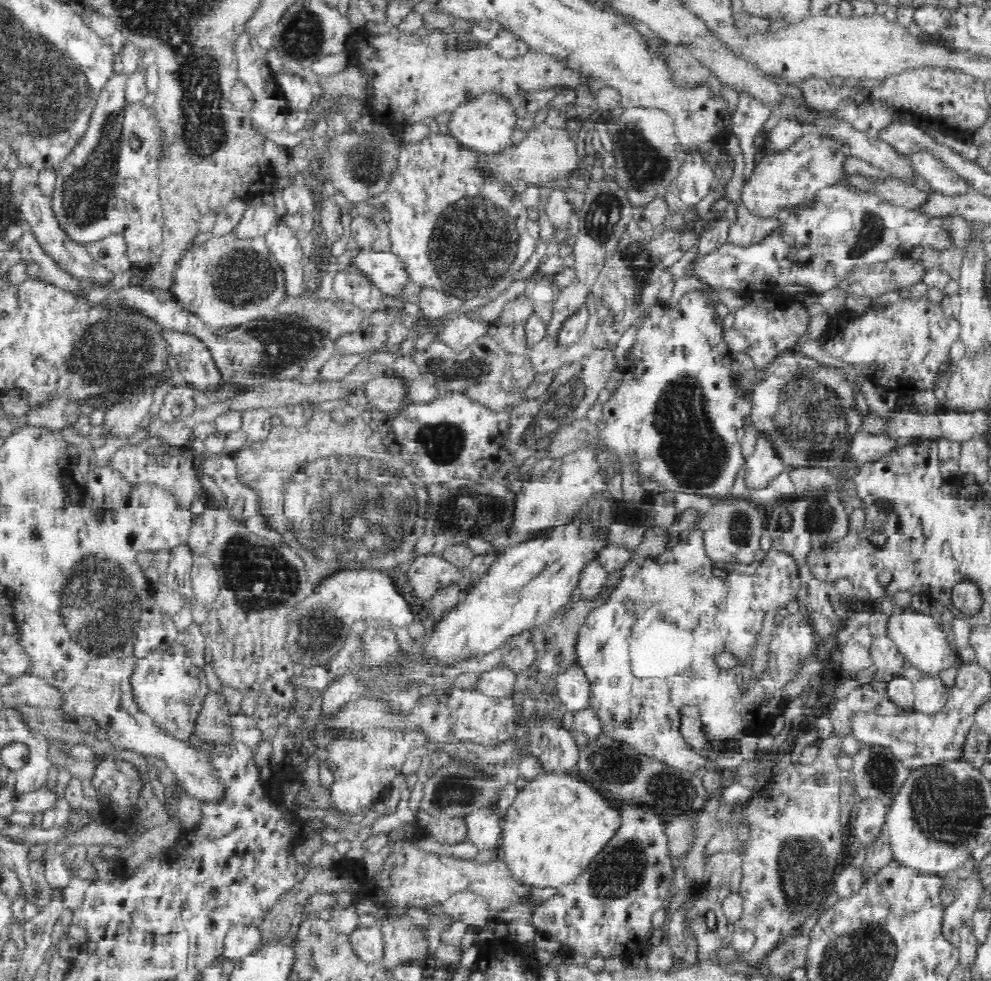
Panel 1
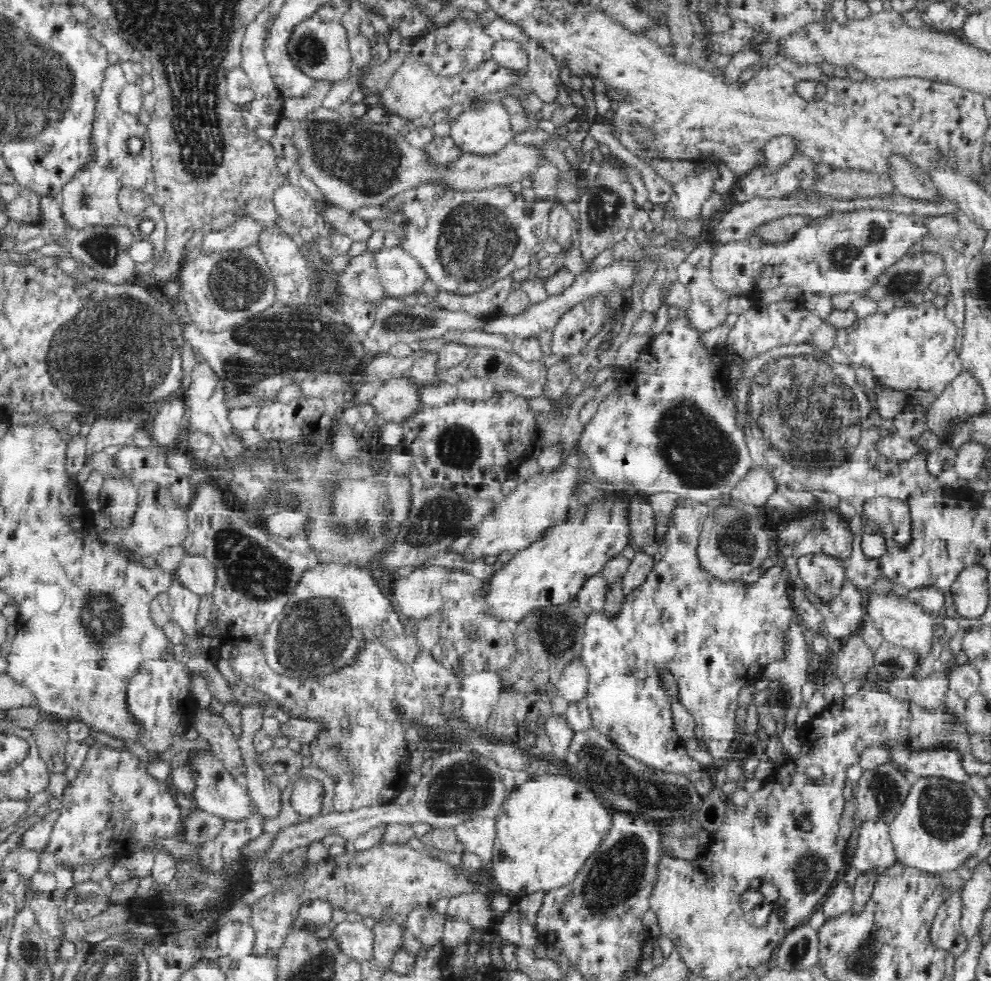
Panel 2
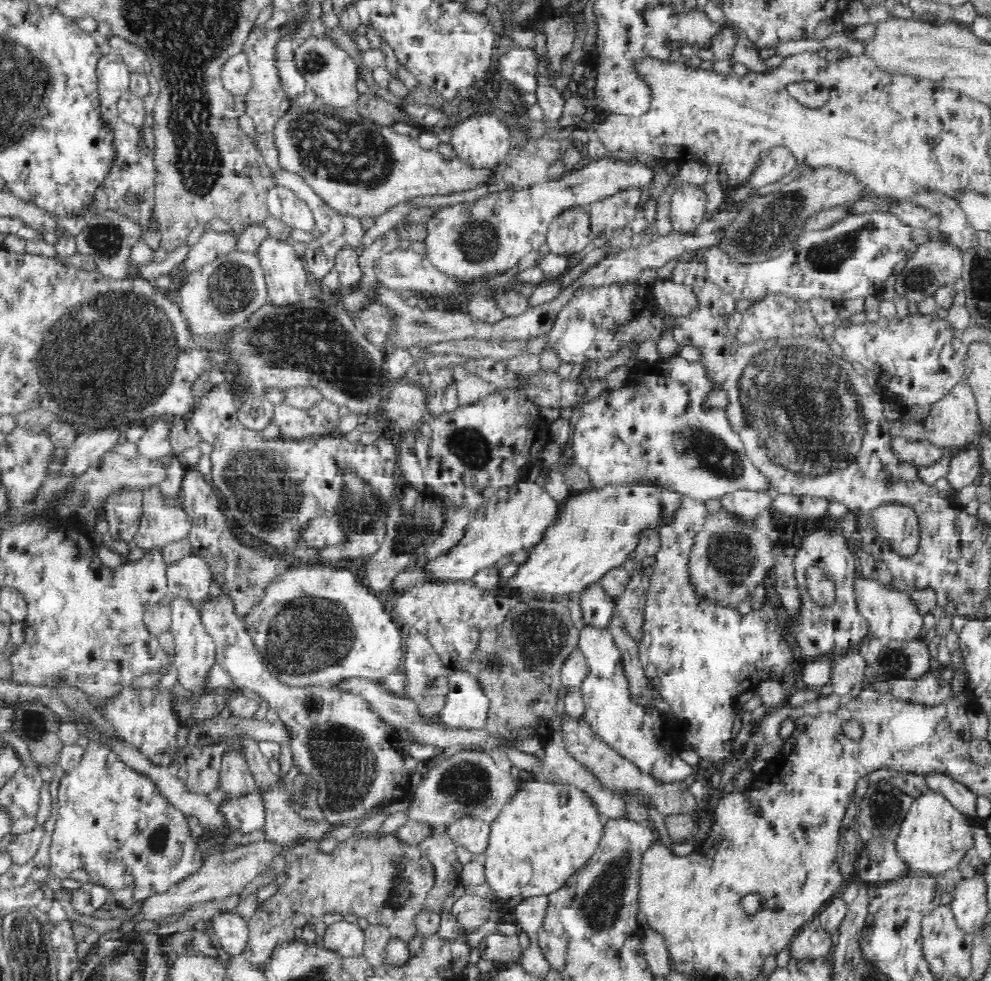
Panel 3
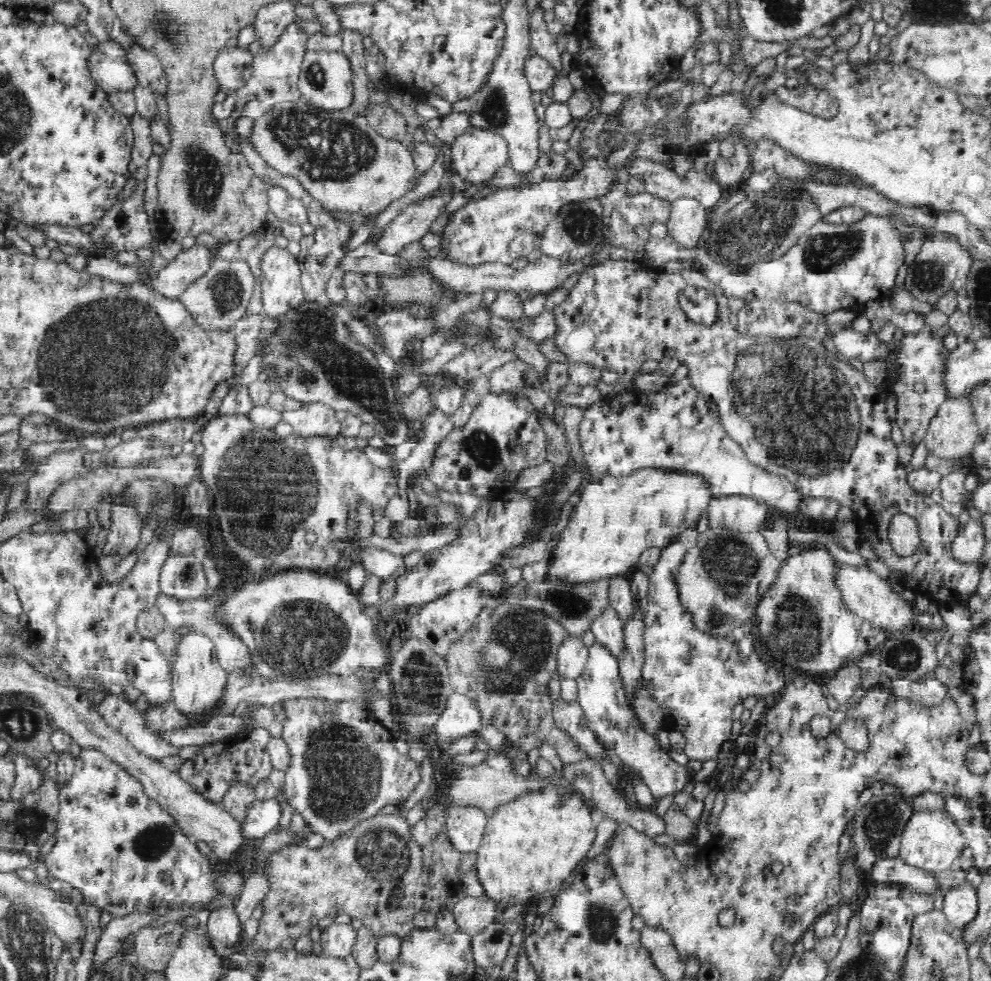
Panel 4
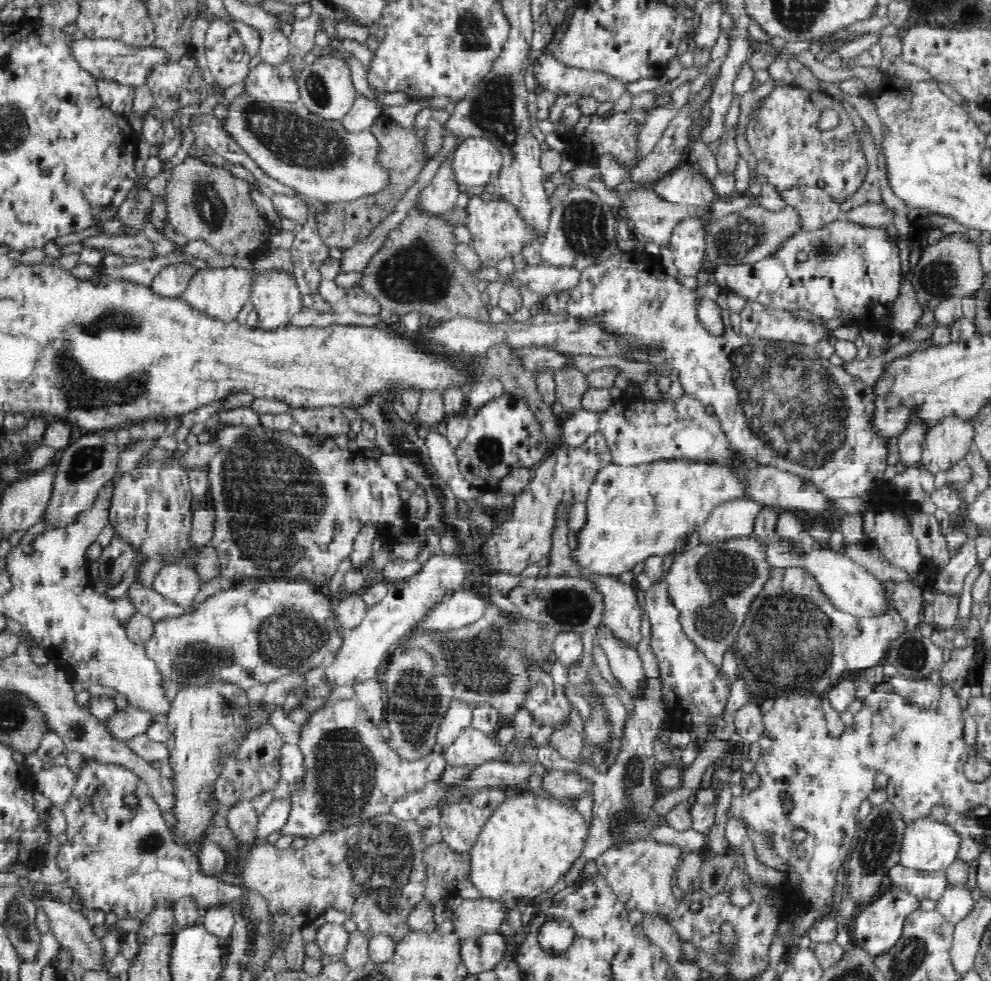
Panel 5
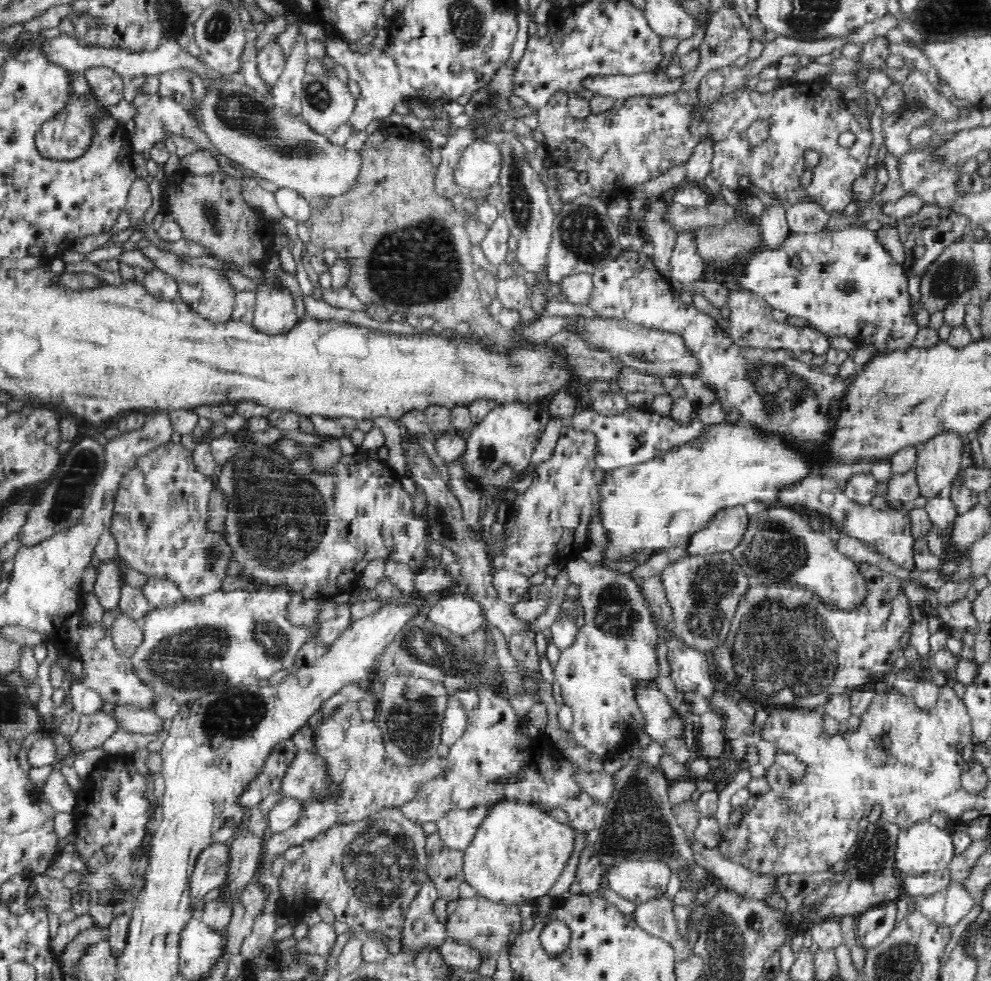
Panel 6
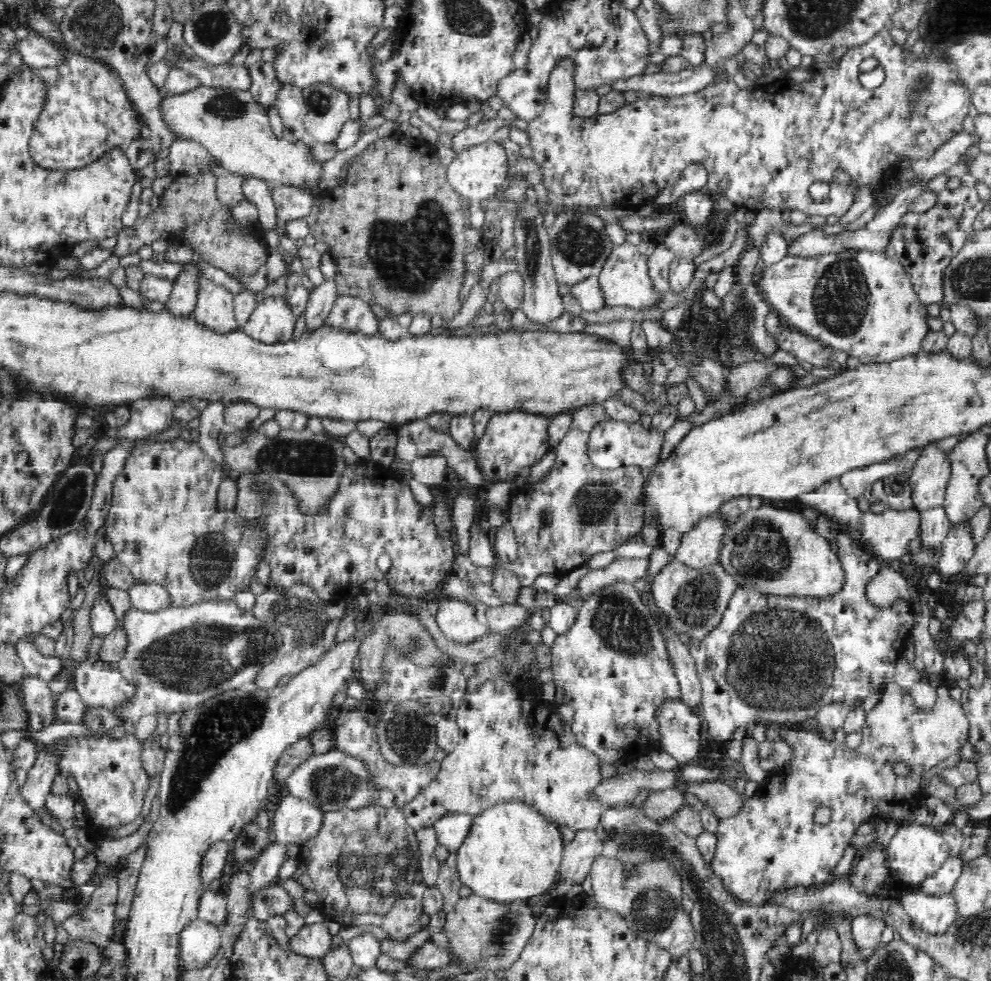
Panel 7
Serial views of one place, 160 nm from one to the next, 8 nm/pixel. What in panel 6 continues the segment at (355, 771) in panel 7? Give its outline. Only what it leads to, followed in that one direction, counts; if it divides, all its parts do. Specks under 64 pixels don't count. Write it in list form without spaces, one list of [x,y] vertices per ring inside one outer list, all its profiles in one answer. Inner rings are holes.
[[[297,749],[284,773],[280,792],[284,797],[305,801],[309,798],[331,796],[325,762],[316,753]]]

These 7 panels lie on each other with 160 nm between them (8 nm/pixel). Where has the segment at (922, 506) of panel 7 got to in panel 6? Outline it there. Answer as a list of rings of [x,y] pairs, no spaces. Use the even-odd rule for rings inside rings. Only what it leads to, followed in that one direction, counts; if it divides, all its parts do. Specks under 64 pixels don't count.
[[[942,432],[917,446],[916,479],[924,500],[931,499],[939,490],[956,482],[965,454],[962,437],[958,432]]]

